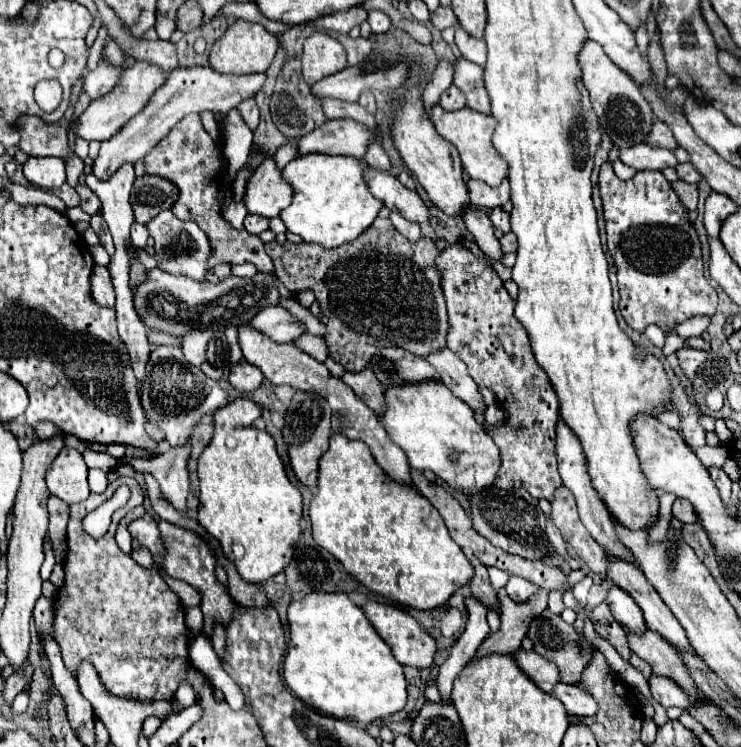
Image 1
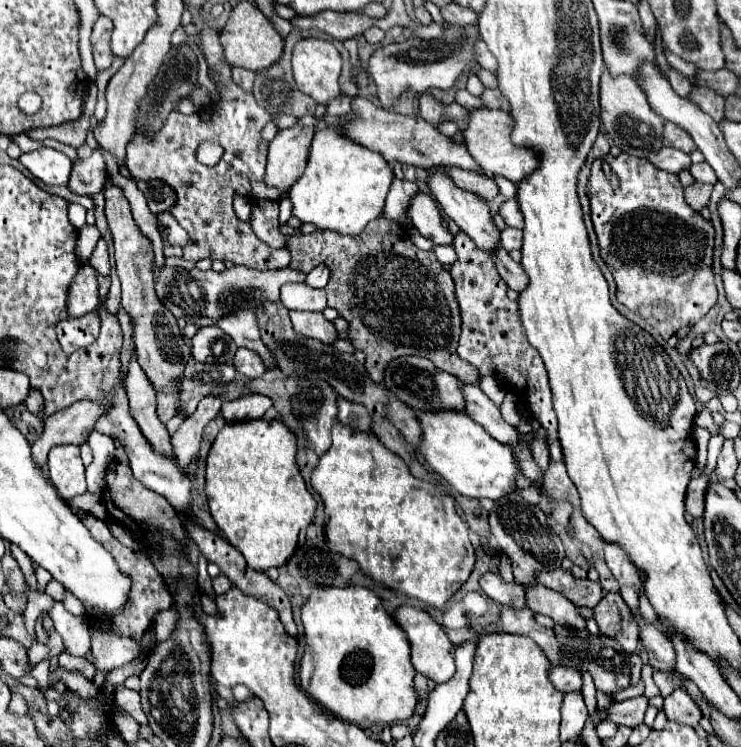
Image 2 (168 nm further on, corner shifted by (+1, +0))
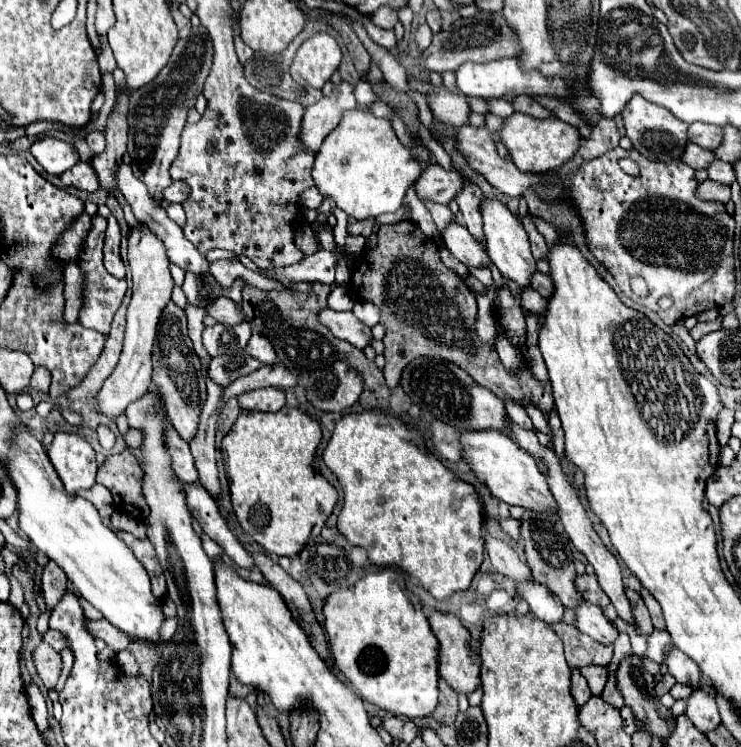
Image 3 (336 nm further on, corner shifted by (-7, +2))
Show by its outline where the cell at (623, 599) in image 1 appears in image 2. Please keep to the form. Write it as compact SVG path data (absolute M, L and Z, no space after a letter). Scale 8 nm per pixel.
M635 613L635 621L639 623L641 629L641 645L649 653L649 663L655 671L673 671L675 669L675 649L673 643L665 633L661 633L653 625L645 625L641 615Z

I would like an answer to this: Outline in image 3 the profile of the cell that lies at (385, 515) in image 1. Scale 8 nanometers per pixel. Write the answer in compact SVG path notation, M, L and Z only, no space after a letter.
M361 411L343 415L323 451L323 461L337 477L343 489L343 509L337 529L355 547L367 549L371 563L377 567L393 567L419 579L419 585L435 599L443 601L471 585L483 561L483 509L477 491L457 479L437 457L409 439L409 429L401 419L383 411Z

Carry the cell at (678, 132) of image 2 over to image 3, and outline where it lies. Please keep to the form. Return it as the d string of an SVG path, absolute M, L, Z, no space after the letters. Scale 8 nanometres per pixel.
M693 123L693 125L689 125L687 137L689 137L691 143L695 143L695 145L699 145L699 147L703 147L703 149L715 151L715 149L721 145L723 133L721 133L721 127L717 127L717 125Z

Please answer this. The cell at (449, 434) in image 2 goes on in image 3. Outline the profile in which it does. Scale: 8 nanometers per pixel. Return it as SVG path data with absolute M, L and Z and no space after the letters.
M461 431L461 449L463 459L469 467L469 471L483 479L483 483L489 487L491 495L497 499L509 503L509 505L521 505L531 511L549 511L555 513L555 501L547 487L547 475L541 473L539 465L533 461L531 455L521 451L505 433L501 431Z

